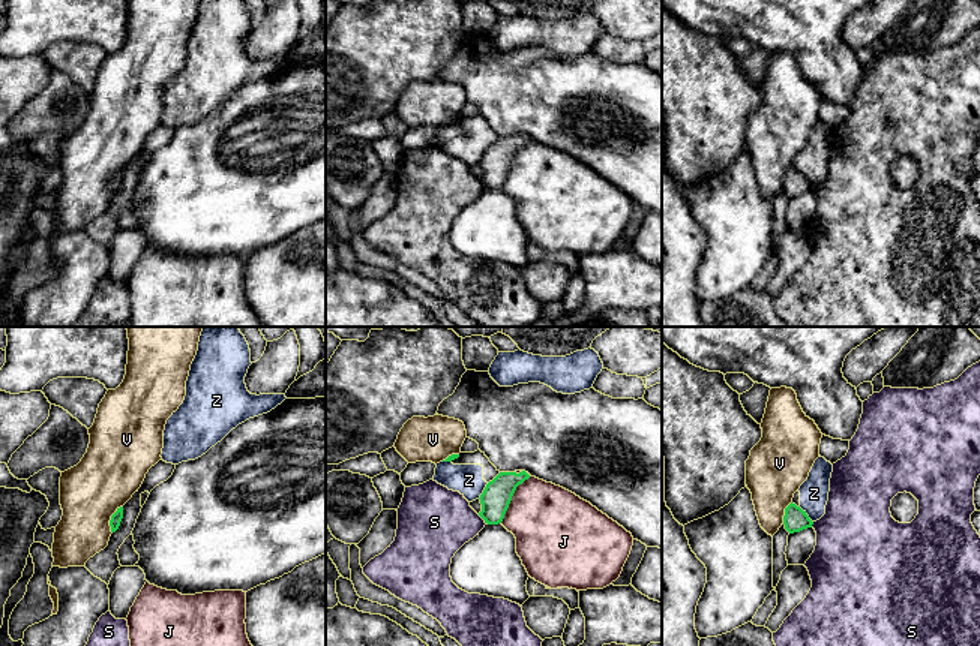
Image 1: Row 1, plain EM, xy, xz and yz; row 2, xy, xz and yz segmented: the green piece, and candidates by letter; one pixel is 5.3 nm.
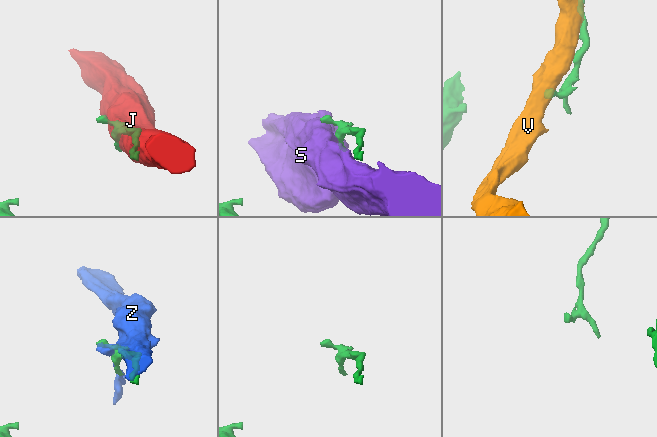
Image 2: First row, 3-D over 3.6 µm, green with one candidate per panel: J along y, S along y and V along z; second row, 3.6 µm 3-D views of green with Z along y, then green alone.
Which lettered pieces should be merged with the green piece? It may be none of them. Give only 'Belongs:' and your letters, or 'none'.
Belongs: none

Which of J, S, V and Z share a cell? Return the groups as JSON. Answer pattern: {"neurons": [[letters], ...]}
{"neurons": [["J"], ["S"], ["V"], ["Z"]]}

